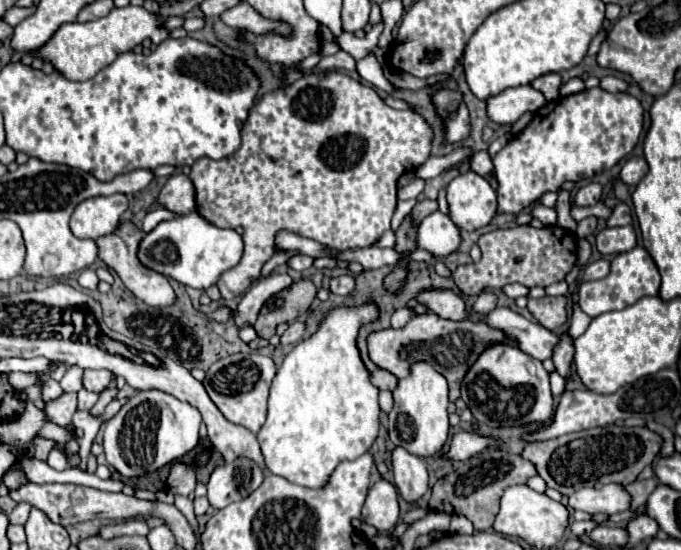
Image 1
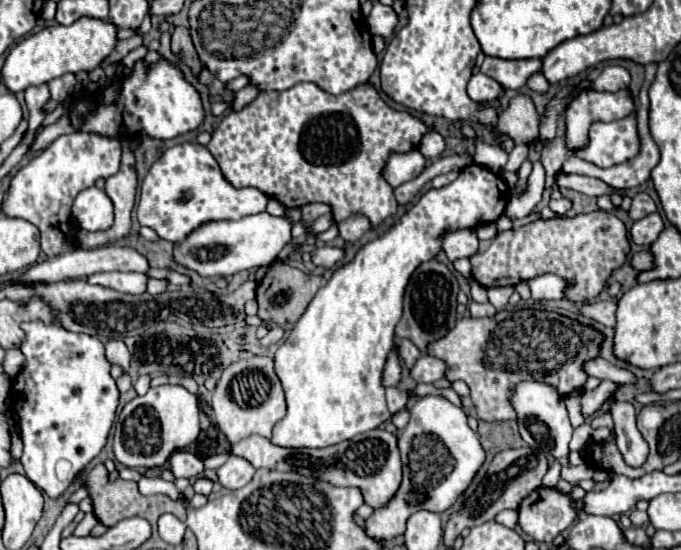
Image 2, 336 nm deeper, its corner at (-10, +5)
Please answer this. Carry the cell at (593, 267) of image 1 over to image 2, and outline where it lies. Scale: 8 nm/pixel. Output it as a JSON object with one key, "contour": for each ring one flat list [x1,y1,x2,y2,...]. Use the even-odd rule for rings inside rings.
{"contour":[[646,250,636,252,636,254,632,256,630,264,632,264,636,270,648,270,648,268,652,268,652,256,650,256,650,252,646,252]]}

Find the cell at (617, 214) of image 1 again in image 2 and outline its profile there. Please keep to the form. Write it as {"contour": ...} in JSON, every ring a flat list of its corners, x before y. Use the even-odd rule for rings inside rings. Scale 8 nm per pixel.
{"contour":[[638,192,638,194,632,198,632,206,630,206,630,210,628,210,628,216,630,216,632,220,640,220,640,218,652,214,652,212,656,212,654,200,652,200,648,194]]}

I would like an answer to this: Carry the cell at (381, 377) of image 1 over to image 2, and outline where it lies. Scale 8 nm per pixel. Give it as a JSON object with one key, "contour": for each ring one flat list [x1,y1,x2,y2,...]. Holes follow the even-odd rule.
{"contour":[[422,354,416,364,410,368,410,376,414,382,422,384,422,382,436,382,444,376,444,362,434,358,434,356,428,356,428,354]]}

